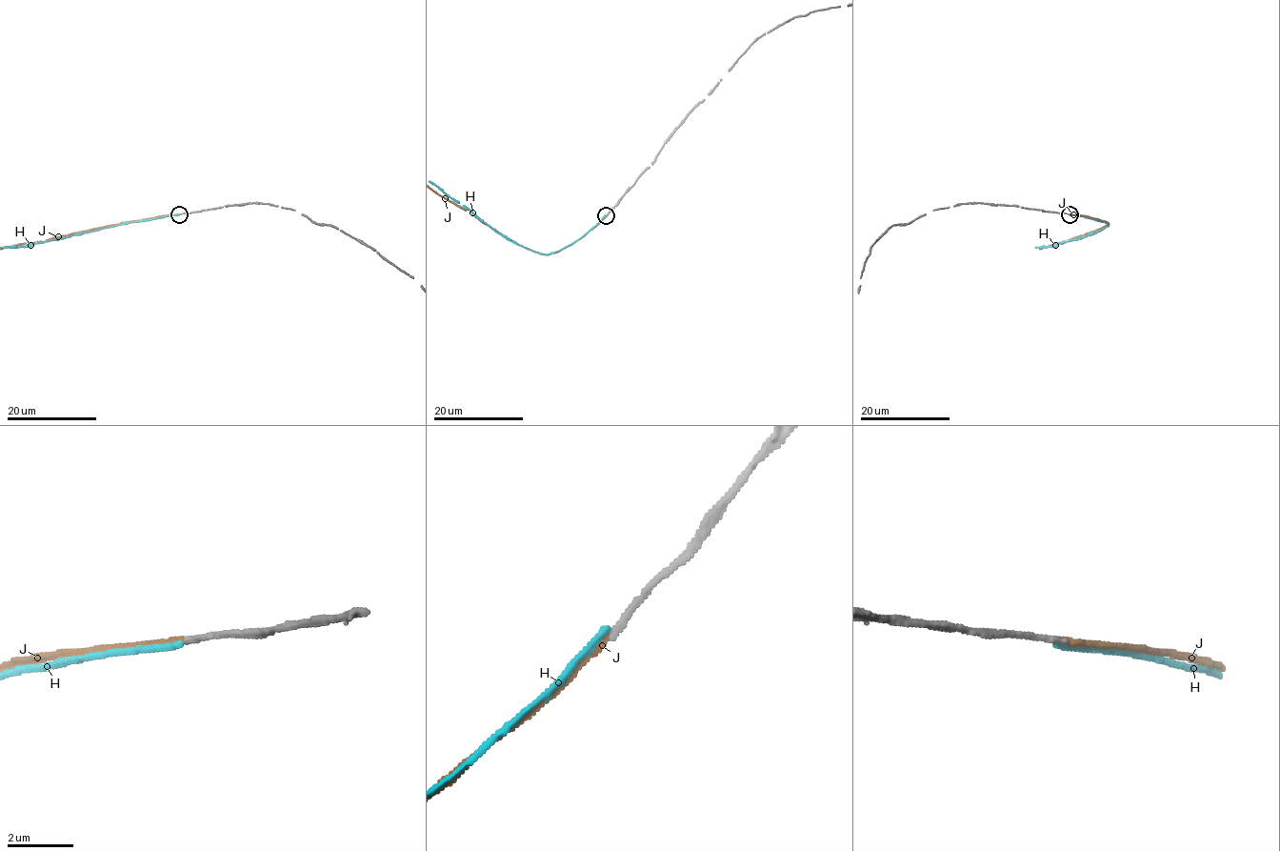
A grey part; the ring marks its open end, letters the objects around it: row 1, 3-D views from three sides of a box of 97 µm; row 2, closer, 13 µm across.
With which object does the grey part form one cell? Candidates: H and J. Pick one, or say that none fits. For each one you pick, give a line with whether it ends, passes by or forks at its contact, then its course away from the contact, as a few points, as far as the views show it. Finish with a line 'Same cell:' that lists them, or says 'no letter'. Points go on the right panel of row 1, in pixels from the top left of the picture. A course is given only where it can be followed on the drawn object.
J: it ends
Same cell: J

